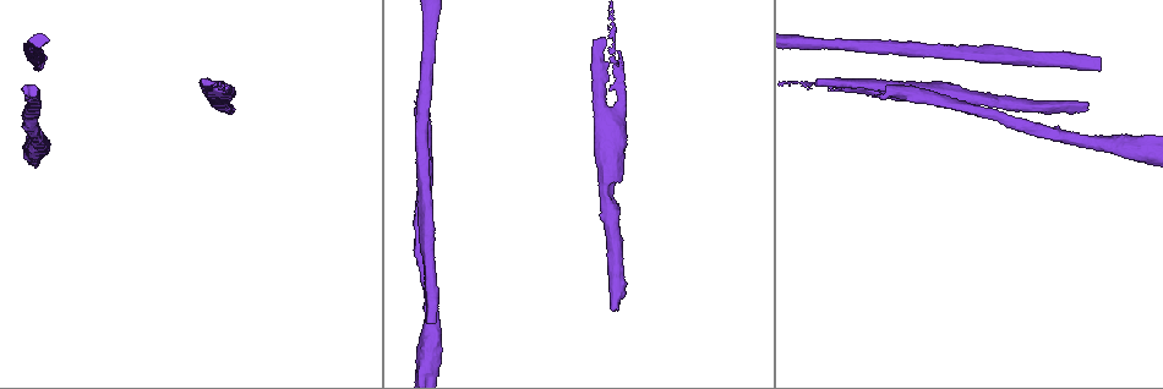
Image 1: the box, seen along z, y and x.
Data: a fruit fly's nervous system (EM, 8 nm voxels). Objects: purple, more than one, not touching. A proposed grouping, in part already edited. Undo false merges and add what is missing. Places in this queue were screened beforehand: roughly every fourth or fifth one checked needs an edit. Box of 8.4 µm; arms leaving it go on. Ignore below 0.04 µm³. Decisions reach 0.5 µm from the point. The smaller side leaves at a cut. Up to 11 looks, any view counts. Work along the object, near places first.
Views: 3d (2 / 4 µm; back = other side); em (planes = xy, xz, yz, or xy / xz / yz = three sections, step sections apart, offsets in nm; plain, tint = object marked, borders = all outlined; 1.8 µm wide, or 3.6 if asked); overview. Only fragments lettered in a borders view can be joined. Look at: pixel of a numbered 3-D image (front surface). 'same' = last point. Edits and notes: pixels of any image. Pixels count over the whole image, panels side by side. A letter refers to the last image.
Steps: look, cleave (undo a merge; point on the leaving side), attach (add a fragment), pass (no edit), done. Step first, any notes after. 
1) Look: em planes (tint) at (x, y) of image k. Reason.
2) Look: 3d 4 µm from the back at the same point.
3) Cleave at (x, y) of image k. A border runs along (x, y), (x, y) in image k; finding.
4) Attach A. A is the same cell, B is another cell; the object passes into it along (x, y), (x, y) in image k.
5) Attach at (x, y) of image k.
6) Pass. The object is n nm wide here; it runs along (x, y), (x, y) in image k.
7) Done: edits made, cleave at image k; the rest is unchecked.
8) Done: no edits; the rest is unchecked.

Look: 3d 2 µm at (433, 321) of image 1. An open end.

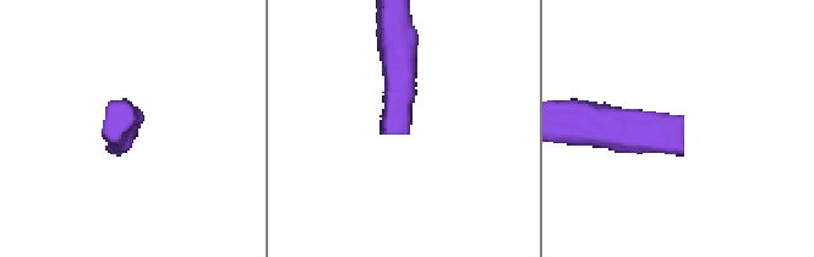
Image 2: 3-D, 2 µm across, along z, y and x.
Look: em planes (borders) at (119, 155) of image 2.

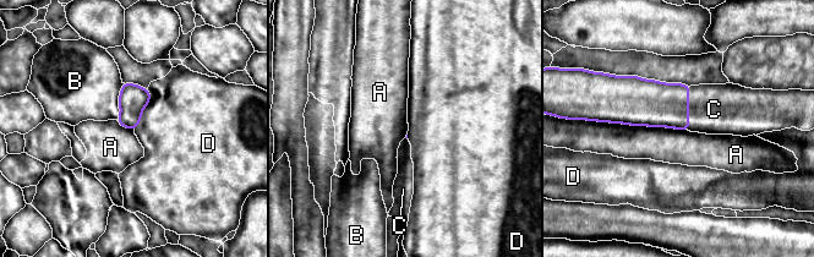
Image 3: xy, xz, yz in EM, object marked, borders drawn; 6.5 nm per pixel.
Attach C. C is the same cell, A, B and D are other cells; it goes on there.

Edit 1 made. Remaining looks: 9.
Look: overview.

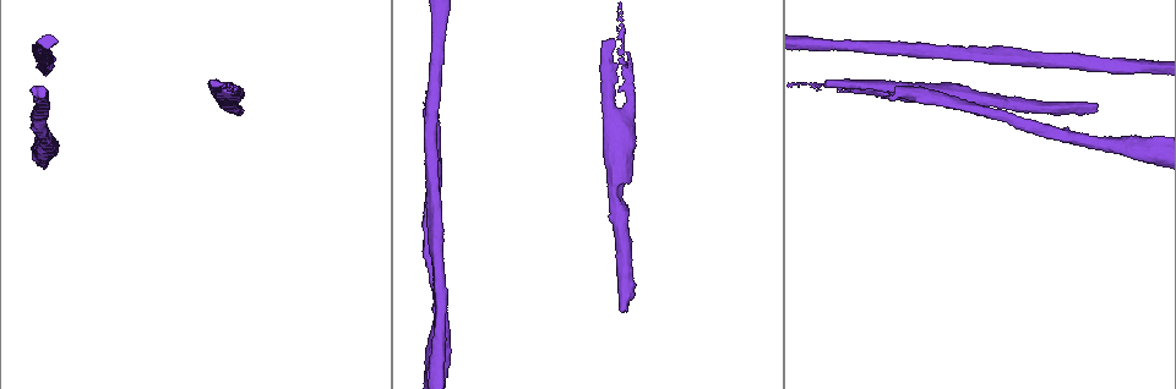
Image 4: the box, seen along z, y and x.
Look: em planes (borders) at (622, 311) of image 4. Free end.

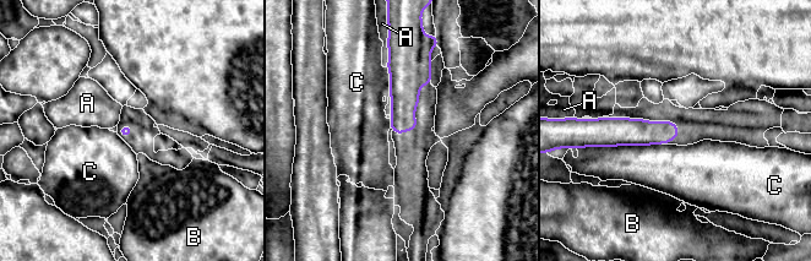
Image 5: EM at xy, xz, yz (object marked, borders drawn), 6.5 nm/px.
Pass. A, B and C are other cells; it runs along (603, 125), (613, 131), (674, 132) in image 5; no lettered fragment goes on from it.

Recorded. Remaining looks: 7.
Look: em planes (borders) at (845, 91) of image 4. An open end.

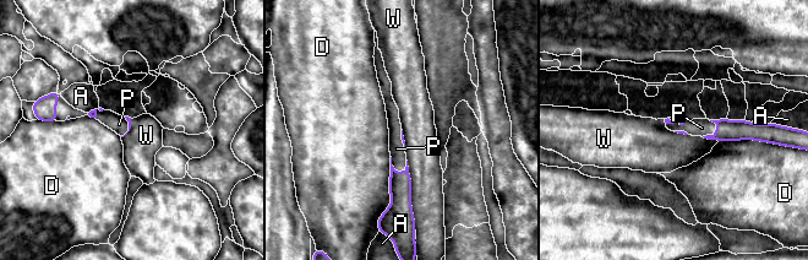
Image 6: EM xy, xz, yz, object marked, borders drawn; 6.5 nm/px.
Attach P. P is the same cell, A, D and W are other cells; the object passes into it along (399, 183), (393, 167), (397, 149) in image 6; it goes on there.

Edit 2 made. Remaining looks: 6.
Look: overview. See it whole again.

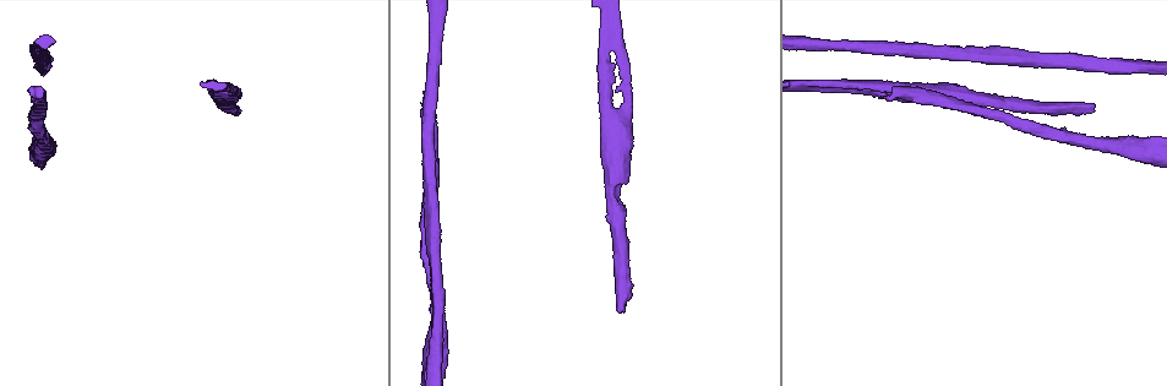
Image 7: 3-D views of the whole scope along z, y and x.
Look: 3d 2 µm at (886, 97) of image 7. Long arm stops here.

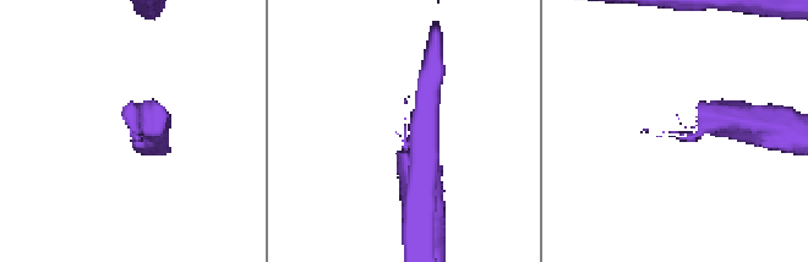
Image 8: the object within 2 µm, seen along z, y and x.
Look: em yz step 4 (tint) at (681, 139) of image 8.

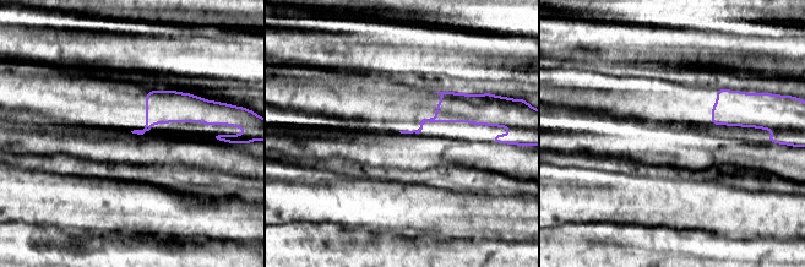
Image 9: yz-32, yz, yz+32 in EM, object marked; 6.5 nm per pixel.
Look: em xy step 16 (borders) at the same point. Cut it another way.

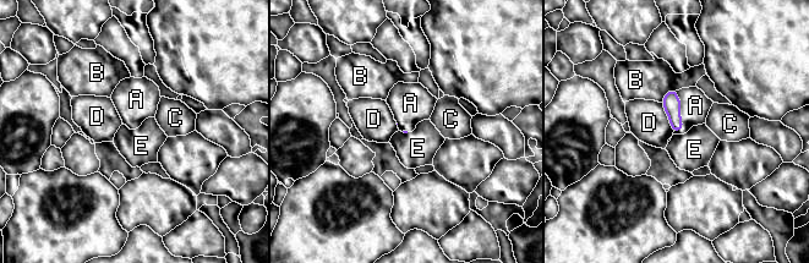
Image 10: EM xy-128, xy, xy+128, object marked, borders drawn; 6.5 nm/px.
Attach A. A is the same cell, B, C, D and E are other cells; it goes on there.

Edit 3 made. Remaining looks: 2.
Done: edits made, attach at image 3, attach at image 6, attach at image 10; the rest is unchecked.

